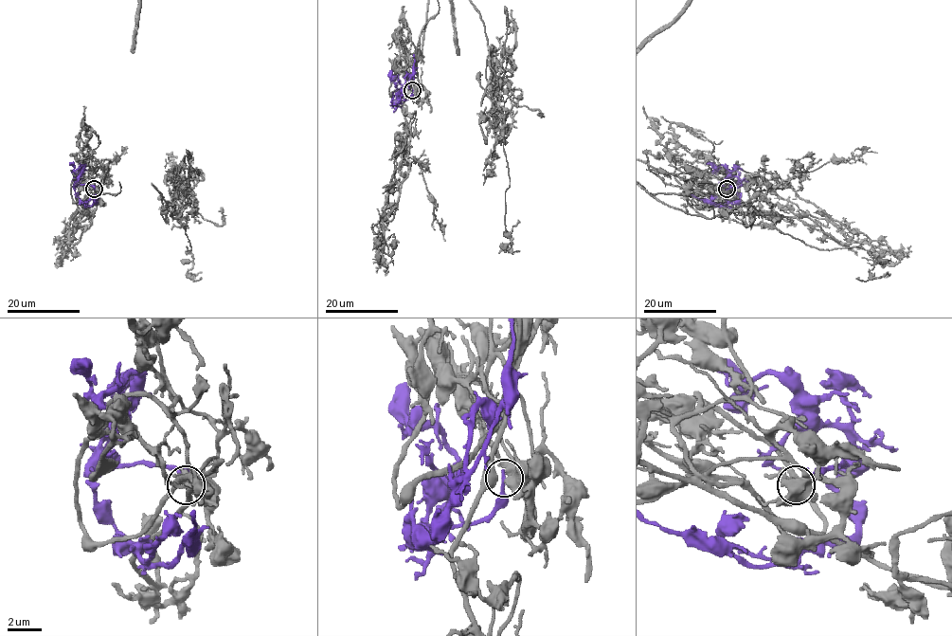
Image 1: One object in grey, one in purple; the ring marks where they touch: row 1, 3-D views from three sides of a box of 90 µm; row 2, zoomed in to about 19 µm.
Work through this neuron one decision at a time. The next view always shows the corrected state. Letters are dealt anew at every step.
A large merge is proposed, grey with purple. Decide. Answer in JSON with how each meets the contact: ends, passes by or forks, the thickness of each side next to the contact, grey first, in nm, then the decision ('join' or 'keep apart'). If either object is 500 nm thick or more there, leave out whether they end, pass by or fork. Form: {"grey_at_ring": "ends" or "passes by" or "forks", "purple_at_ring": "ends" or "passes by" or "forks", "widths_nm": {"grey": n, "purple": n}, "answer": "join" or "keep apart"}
{"widths_nm": {"grey": 650, "purple": 240}, "answer": "join"}

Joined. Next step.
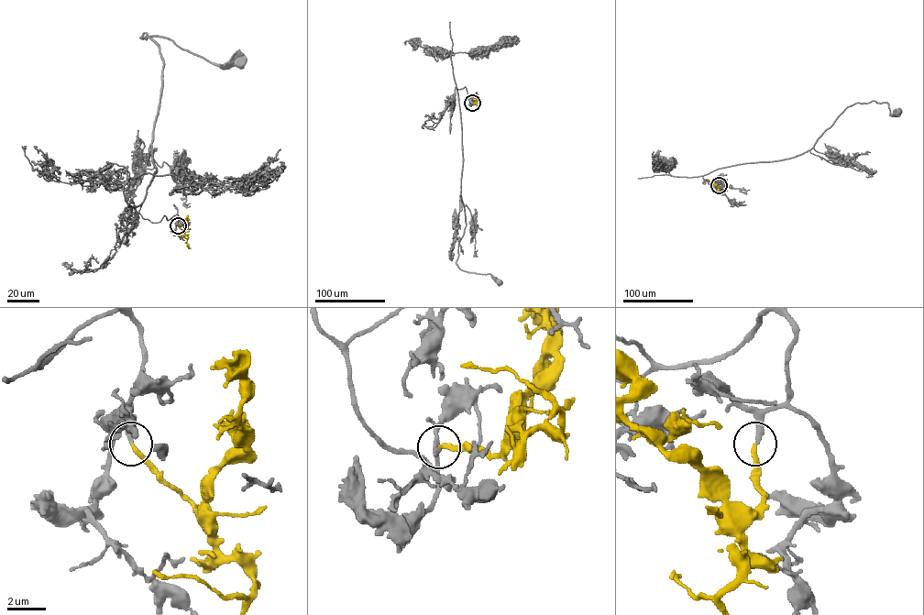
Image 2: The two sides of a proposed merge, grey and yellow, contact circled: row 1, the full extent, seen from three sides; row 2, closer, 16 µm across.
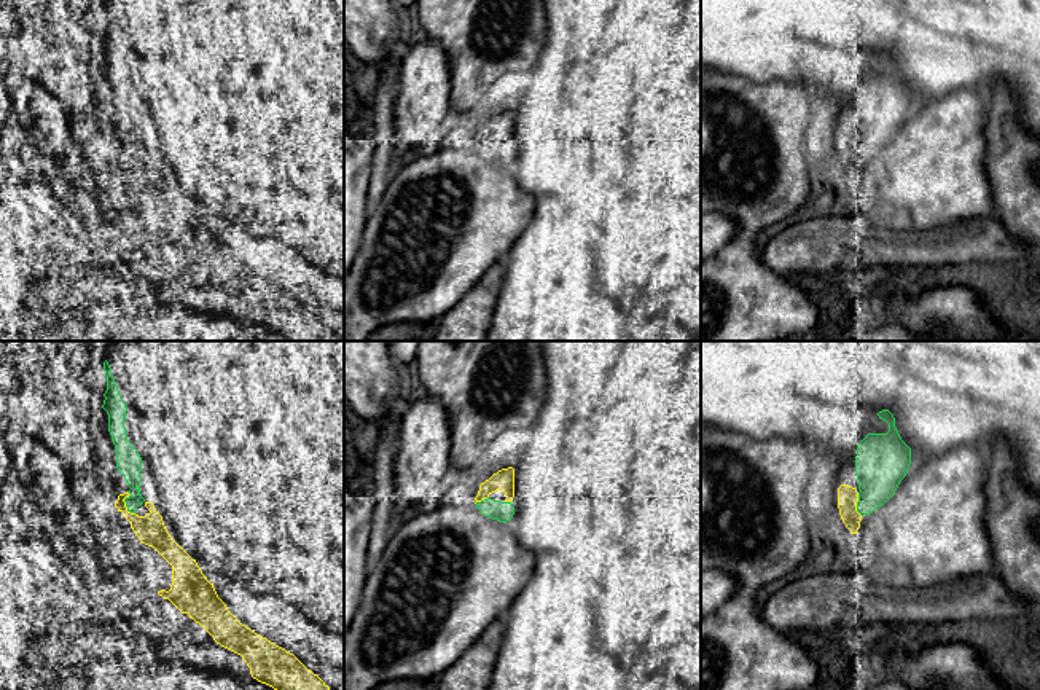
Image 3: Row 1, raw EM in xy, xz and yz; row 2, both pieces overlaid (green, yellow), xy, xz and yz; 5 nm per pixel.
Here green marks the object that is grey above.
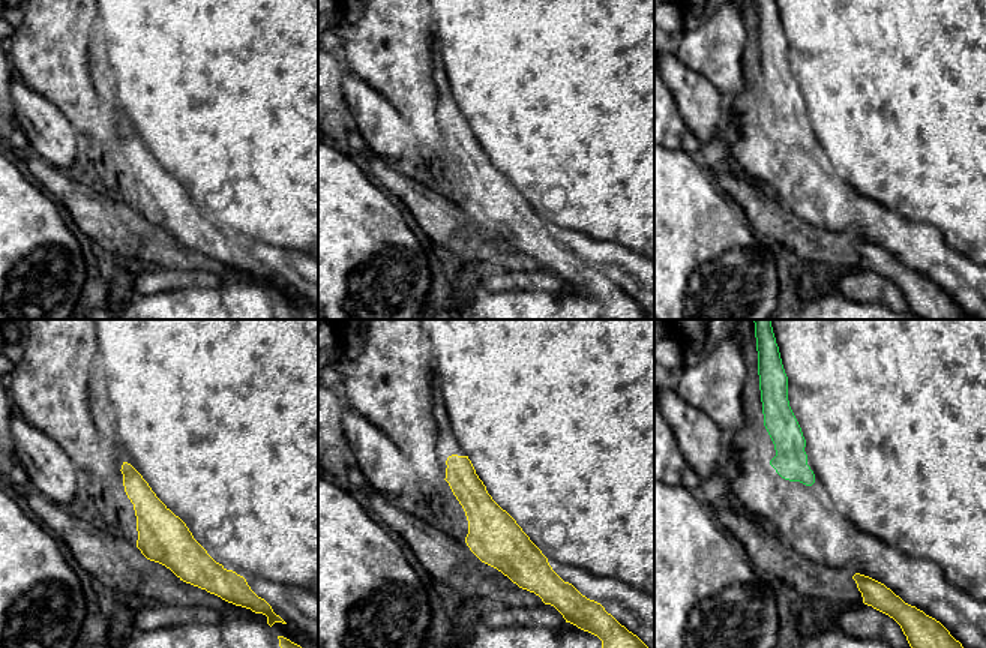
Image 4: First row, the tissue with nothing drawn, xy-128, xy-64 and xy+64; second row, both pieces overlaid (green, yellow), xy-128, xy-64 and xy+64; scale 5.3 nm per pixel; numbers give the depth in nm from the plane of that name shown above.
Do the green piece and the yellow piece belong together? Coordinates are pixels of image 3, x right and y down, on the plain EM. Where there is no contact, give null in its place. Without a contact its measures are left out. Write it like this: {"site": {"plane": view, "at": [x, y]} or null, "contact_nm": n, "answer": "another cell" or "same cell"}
{"site": {"plane": "xy", "at": [126, 147]}, "contact_nm": 120, "answer": "same cell"}

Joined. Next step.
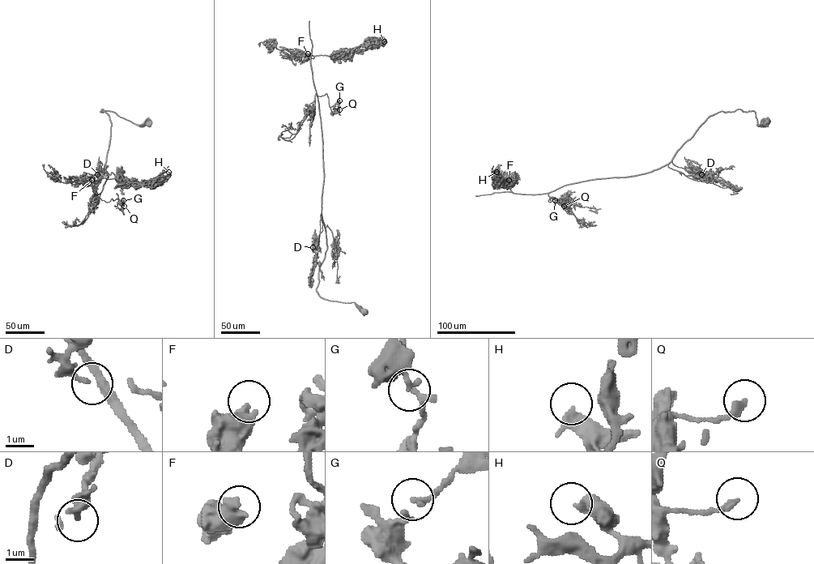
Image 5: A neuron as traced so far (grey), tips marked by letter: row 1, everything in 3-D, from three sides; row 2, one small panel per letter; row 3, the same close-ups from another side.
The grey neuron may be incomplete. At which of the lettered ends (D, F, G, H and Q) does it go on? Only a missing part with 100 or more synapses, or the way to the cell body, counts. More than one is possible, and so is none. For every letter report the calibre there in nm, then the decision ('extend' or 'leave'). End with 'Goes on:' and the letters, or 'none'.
D: 120 nm thick; leave
F: 480 nm thick; extend
G: 180 nm thick; leave
H: 320 nm thick; extend
Q: 260 nm thick; leave
Goes on: F, H

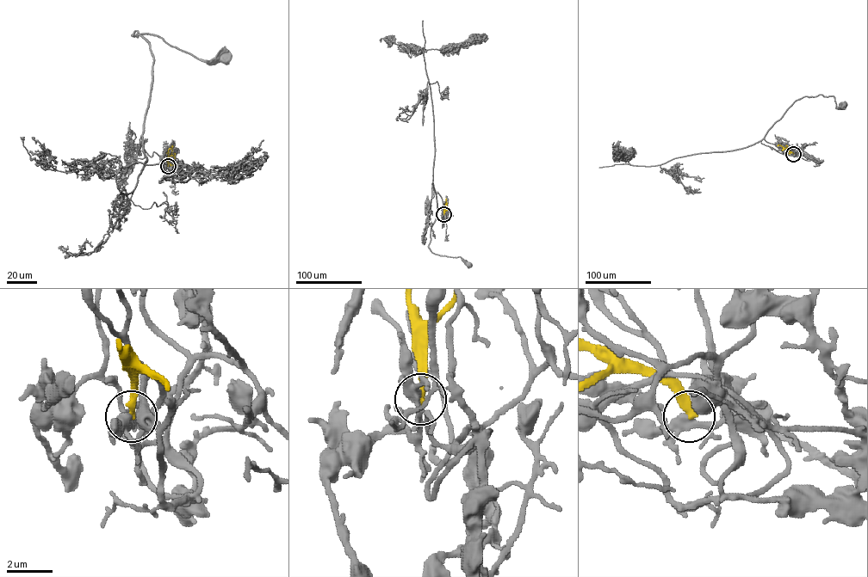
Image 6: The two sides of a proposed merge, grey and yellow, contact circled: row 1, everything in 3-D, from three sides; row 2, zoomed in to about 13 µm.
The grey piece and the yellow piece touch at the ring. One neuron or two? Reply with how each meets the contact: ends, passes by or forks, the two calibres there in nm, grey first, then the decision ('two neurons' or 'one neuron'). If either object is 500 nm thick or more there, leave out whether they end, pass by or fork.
grey forks; yellow ends; calibres 320 and 360 nm; two neurons

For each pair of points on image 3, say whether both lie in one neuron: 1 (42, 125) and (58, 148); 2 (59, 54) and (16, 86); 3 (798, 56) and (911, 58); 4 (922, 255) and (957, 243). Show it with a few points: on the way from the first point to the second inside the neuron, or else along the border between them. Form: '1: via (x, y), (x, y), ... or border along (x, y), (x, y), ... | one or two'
1: via (48, 131), (58, 142) | one
2: border along (16, 69), (58, 99) | two
3: via (827, 43), (883, 43) | one
4: via (930, 250), (950, 247) | one

